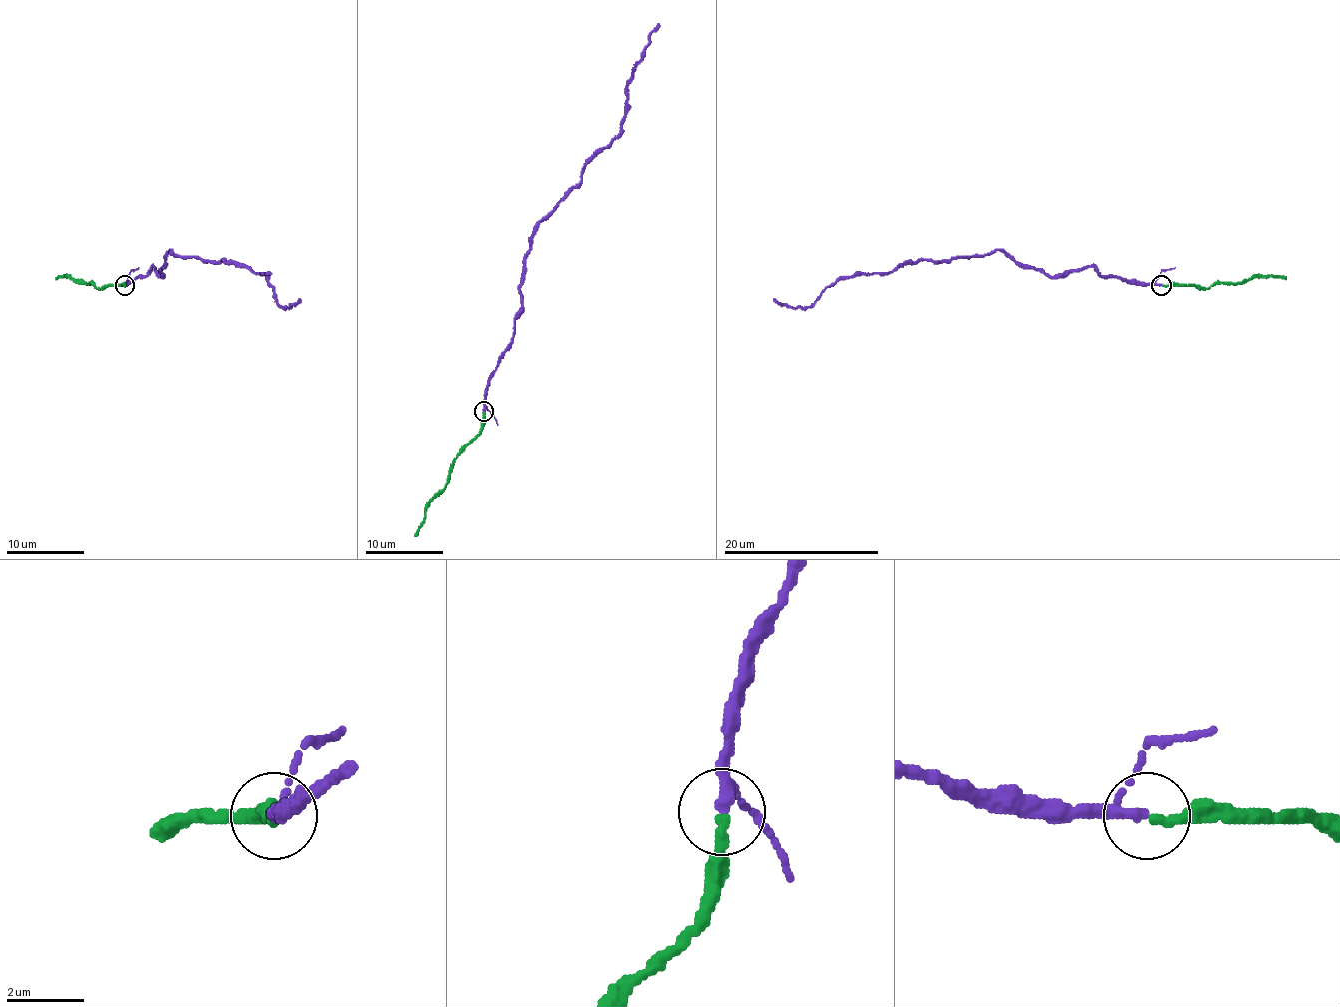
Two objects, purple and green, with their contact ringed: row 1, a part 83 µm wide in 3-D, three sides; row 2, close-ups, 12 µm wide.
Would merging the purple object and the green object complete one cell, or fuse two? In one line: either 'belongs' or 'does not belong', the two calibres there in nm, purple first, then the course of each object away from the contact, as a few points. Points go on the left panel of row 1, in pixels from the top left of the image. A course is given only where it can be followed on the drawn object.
belongs | 240/260 nm | purple via (124, 285), (144, 278), (153, 266), (163, 276), (171, 250), (245, 264), (268, 276), (281, 307), (299, 299) | green via (124, 285), (99, 287), (93, 283), (79, 283), (70, 276), (56, 280)

